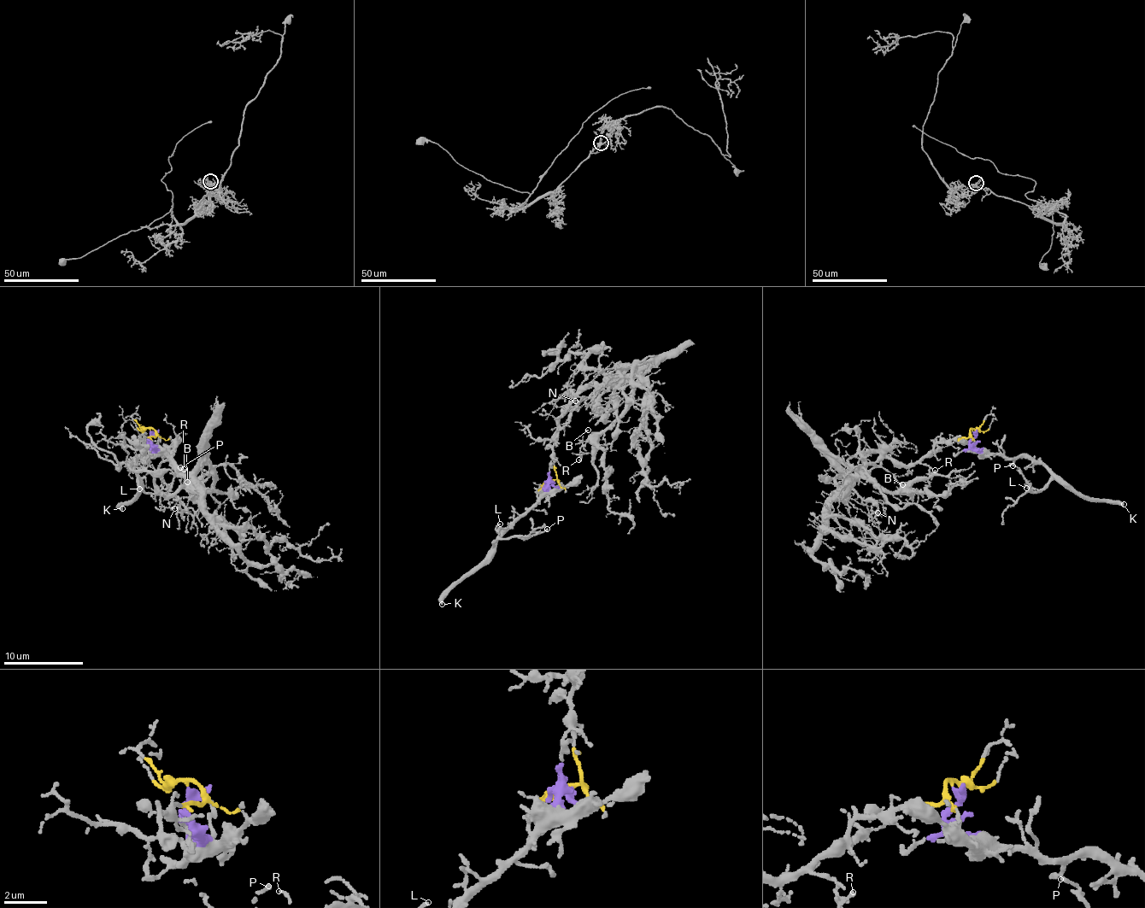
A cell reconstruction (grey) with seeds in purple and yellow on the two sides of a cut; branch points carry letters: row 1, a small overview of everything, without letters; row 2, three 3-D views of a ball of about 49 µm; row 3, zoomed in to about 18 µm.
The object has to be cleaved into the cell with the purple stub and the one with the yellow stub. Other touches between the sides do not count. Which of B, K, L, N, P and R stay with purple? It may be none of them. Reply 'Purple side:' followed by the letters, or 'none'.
Purple side: K, L, P

